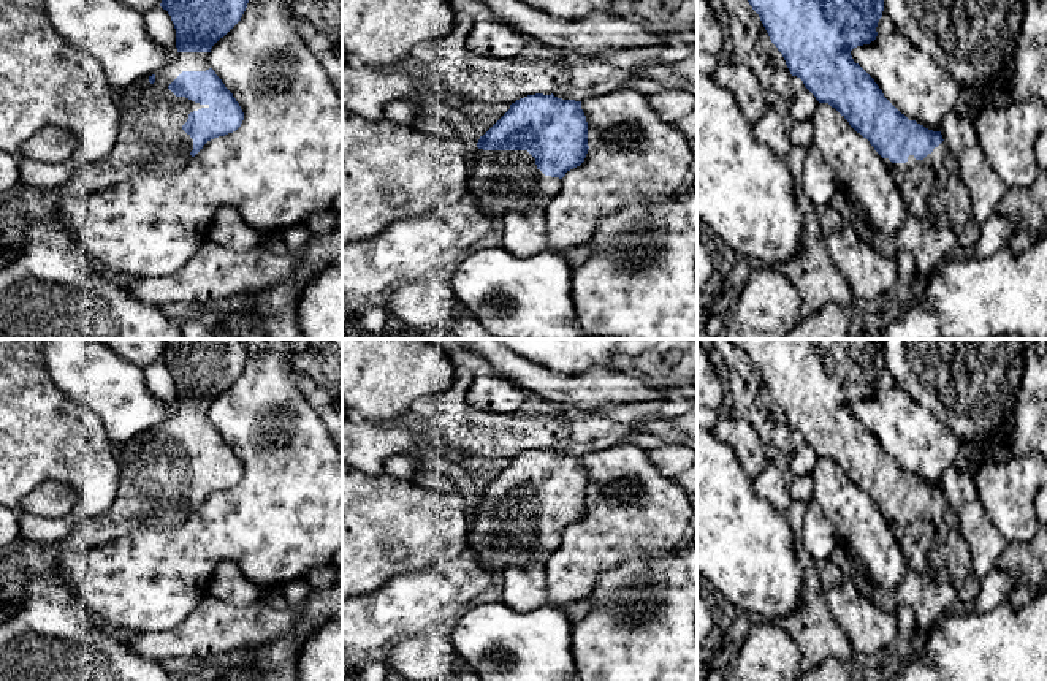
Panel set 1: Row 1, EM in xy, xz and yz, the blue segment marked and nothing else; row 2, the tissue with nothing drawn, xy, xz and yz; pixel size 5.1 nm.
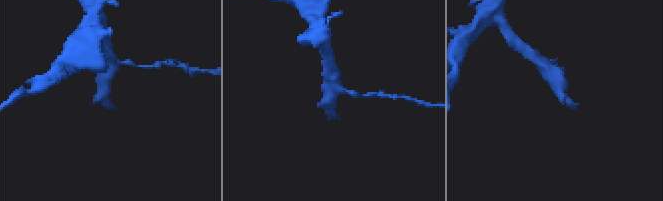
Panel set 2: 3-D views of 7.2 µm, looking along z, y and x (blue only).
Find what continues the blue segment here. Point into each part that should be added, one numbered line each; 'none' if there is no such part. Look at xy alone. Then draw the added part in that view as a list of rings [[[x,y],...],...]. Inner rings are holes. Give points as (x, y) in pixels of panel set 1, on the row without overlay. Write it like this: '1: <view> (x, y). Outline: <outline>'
1: xy (151, 494). Outline: [[[177,407],[157,429],[130,439],[116,450],[119,488],[111,507],[76,526],[60,543],[84,551],[124,537],[141,527],[169,529],[184,523],[193,494],[182,485],[188,469],[209,459],[176,451],[168,440],[182,426],[209,424],[209,407]]]

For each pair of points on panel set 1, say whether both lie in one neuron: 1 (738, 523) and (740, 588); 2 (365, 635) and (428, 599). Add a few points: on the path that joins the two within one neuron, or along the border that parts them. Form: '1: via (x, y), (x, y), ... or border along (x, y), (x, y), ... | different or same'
1: via (738, 539), (740, 572) | same
2: via (380, 620), (412, 602) | same

